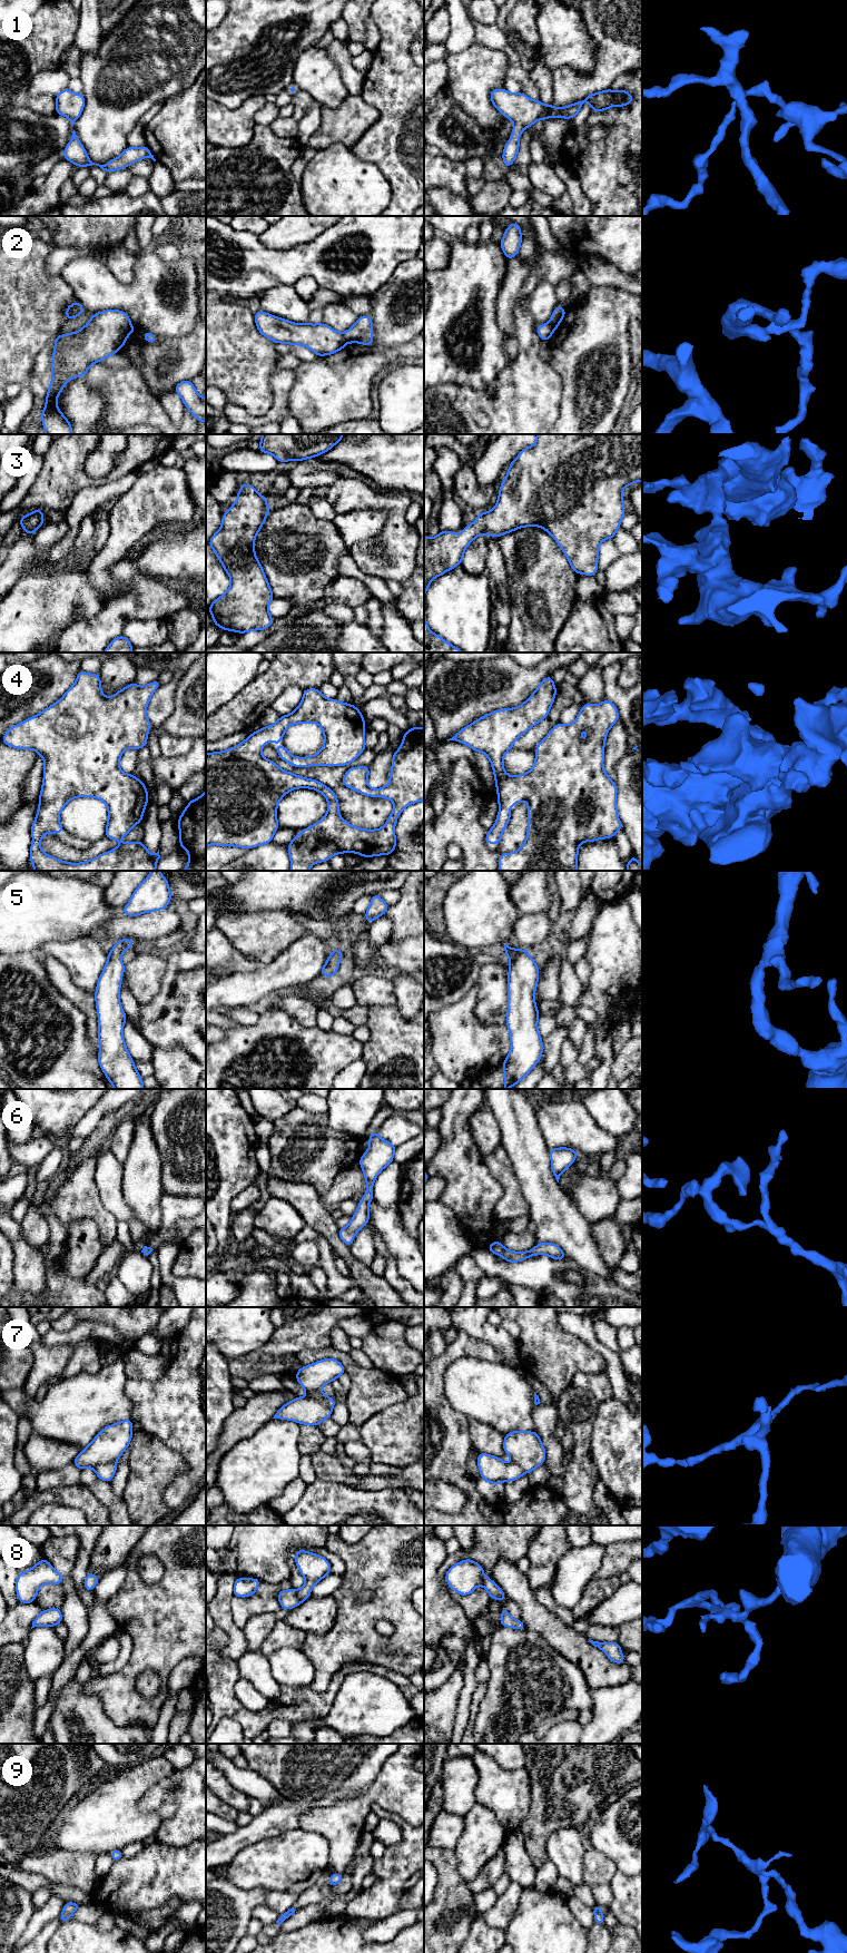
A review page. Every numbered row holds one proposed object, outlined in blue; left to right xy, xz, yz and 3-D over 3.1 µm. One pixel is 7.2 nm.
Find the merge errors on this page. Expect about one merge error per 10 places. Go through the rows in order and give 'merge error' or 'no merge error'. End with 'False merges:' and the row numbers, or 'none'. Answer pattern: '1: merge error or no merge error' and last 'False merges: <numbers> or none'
1: no merge error
2: merge error
3: no merge error
4: no merge error
5: no merge error
6: no merge error
7: merge error
8: no merge error
9: no merge error
False merges: 2, 7

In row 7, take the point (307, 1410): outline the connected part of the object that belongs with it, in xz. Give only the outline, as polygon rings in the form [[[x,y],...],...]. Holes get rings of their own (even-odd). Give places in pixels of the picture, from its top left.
[[[306,1395],[304,1397],[296,1396],[293,1401],[285,1403],[273,1419],[290,1420],[299,1424],[318,1426],[331,1415],[332,1410],[326,1404]]]

